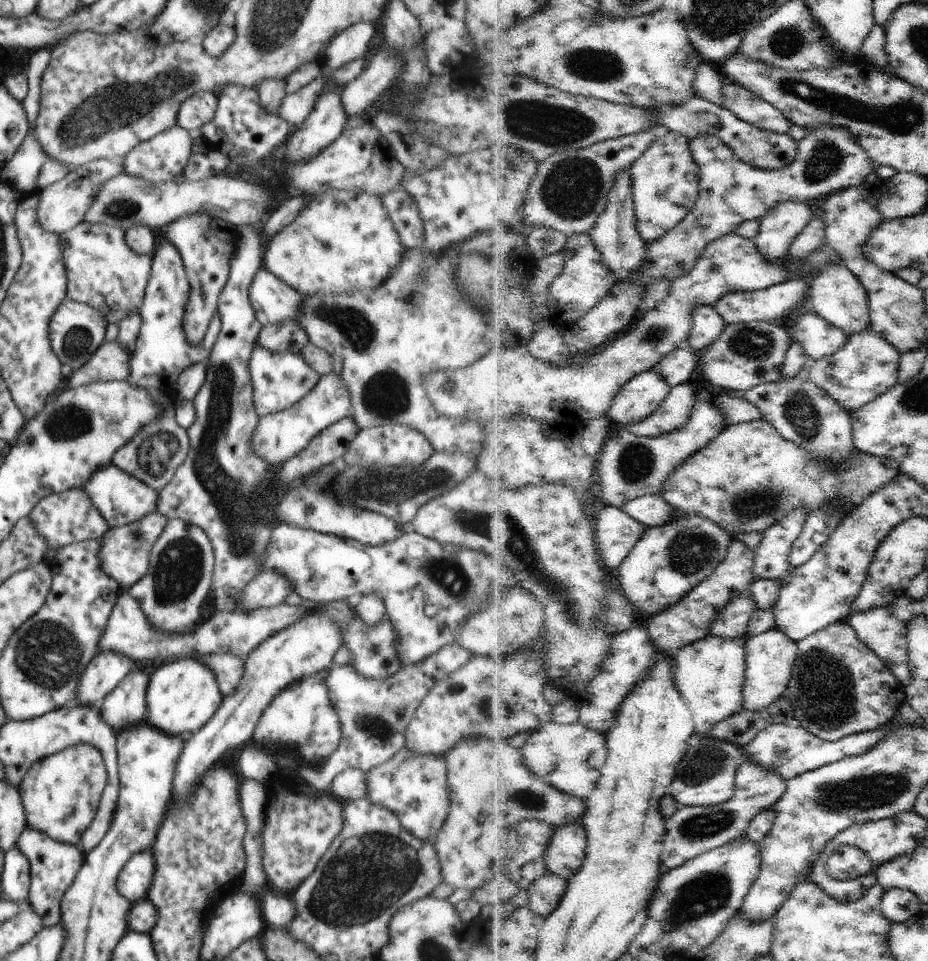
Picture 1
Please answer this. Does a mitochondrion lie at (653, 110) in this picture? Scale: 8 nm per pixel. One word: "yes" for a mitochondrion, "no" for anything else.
no

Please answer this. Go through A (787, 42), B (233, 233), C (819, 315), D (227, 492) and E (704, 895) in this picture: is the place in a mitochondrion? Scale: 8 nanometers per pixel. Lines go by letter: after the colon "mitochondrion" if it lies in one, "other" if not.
A: mitochondrion
B: other
C: other
D: mitochondrion
E: mitochondrion

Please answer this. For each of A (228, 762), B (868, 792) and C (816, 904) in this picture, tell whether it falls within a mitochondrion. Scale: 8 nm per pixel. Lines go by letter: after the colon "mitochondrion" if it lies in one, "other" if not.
A: other
B: mitochondrion
C: other

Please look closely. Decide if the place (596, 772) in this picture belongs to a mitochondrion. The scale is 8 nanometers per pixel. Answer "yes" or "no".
no

